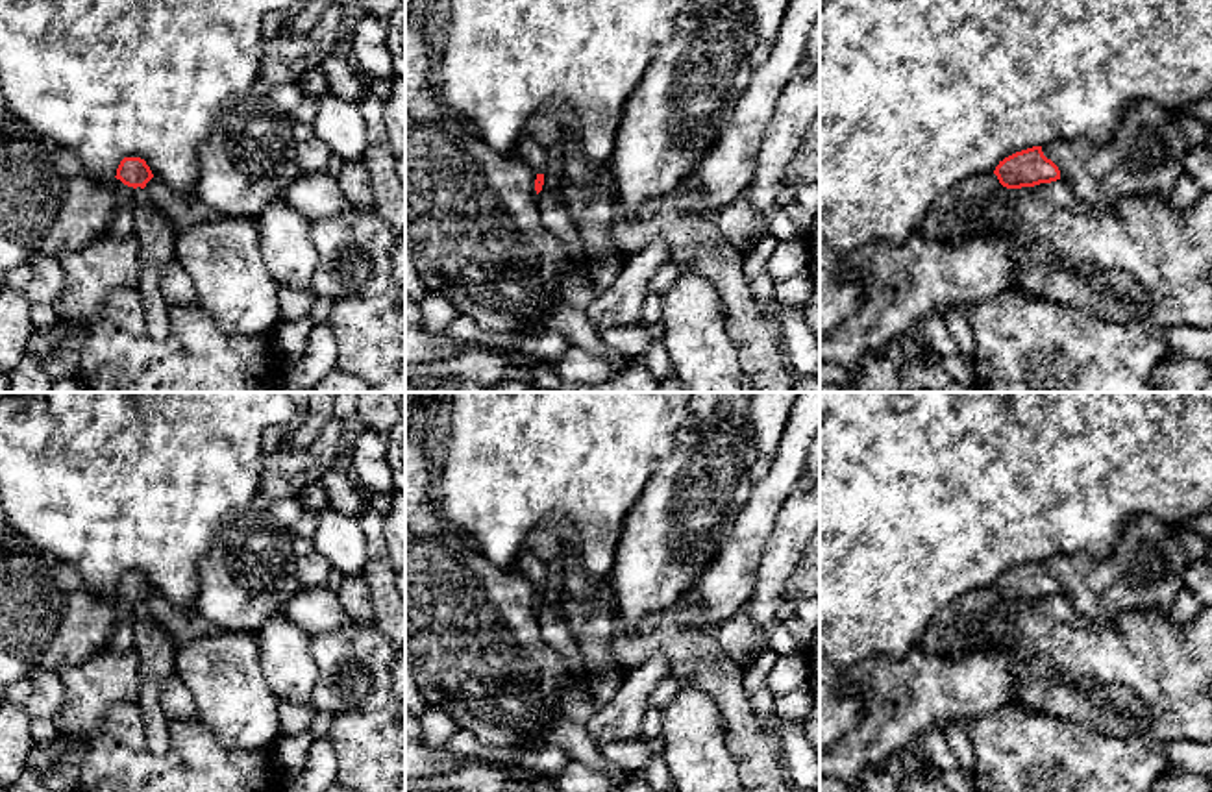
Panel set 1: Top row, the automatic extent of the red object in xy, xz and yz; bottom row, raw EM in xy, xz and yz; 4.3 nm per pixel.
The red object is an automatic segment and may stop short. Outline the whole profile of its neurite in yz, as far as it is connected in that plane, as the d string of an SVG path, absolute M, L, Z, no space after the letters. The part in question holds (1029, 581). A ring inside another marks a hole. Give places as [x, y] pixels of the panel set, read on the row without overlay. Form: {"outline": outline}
{"outline": "M1033 561L1005 572L994 588L1007 603L1034 601L1060 594L1058 581L1044 570L1042 561Z"}

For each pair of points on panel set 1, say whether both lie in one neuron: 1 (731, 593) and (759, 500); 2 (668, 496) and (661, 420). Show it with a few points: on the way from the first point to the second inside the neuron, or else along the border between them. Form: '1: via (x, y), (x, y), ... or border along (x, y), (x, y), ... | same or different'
1: via (735, 570), (755, 522) | same
2: border along (685, 417), (674, 448), (657, 461), (641, 493) | different

